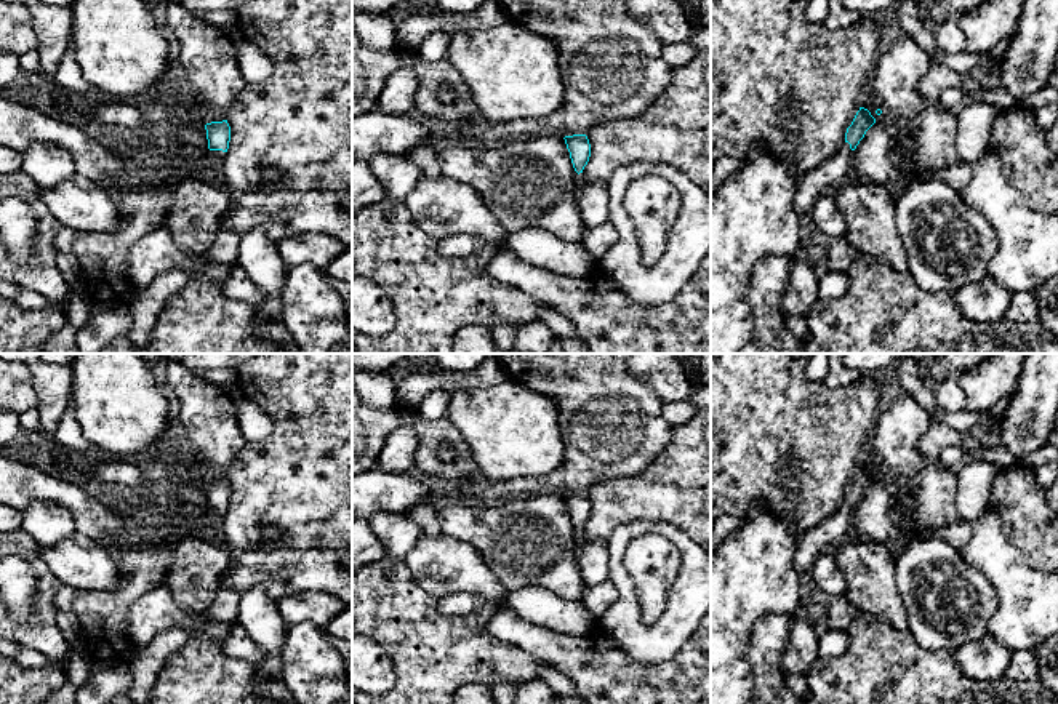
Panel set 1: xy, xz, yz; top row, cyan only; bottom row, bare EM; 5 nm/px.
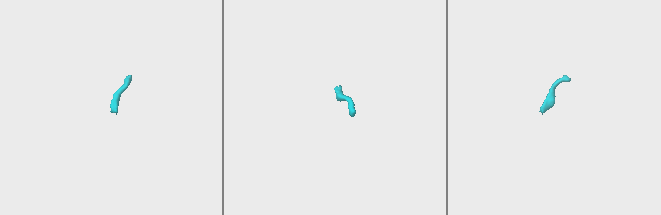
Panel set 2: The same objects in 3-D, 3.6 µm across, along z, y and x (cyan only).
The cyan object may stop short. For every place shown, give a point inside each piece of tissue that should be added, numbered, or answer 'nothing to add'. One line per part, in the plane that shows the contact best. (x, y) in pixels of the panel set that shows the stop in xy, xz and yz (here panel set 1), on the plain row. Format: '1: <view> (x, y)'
1: xy (216, 516)

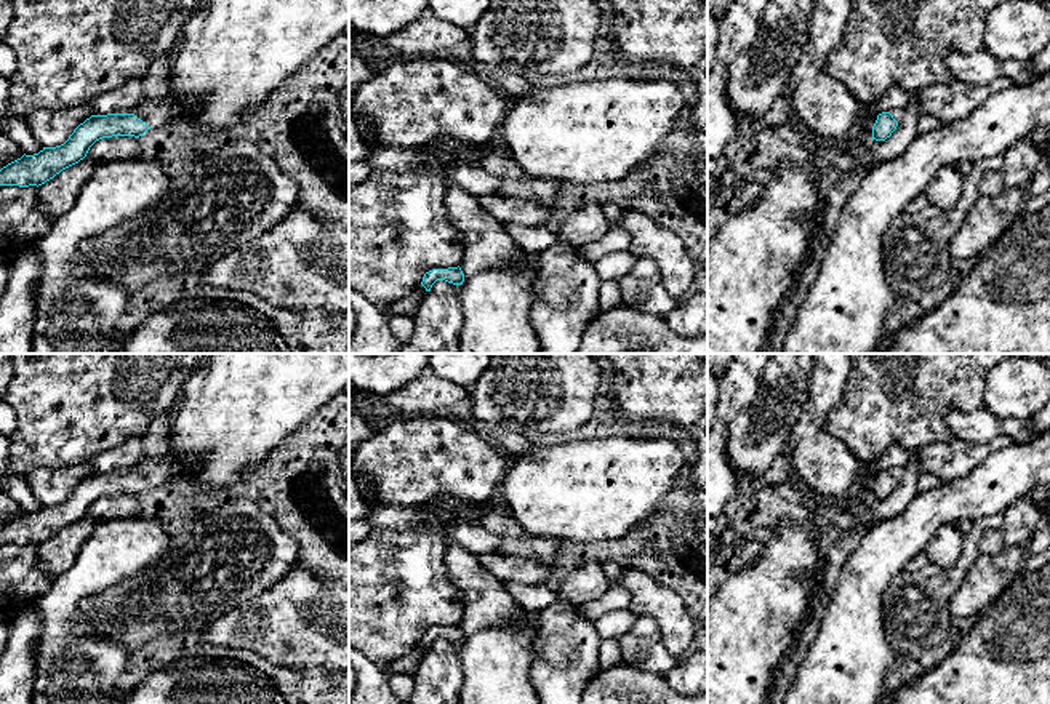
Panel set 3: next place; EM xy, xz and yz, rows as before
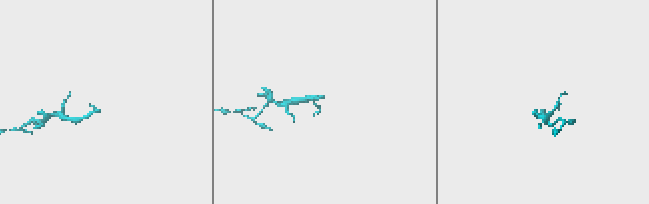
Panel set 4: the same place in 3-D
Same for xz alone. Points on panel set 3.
nothing to add

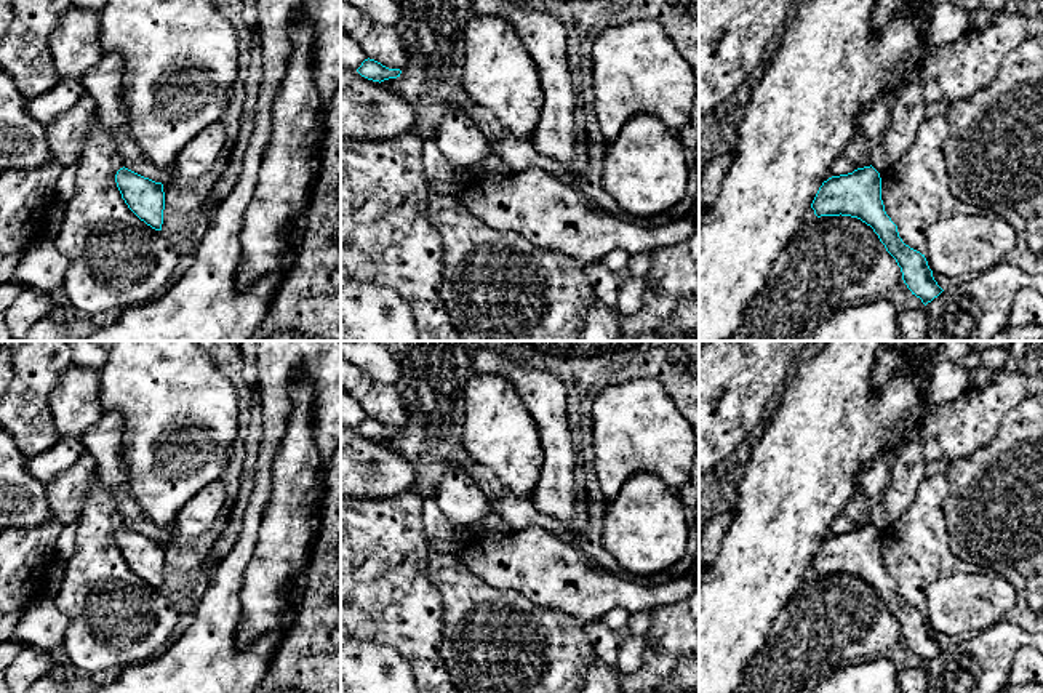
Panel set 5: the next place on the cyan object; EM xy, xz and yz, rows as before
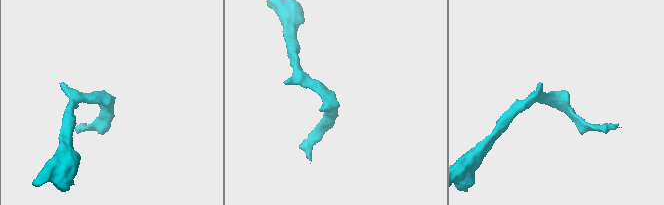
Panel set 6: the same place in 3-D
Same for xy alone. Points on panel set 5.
nothing to add

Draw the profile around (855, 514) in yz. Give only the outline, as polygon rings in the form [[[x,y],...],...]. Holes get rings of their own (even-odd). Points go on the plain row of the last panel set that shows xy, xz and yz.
[[[856,493],[846,504],[845,512],[832,522],[832,533],[848,533],[864,525],[870,525],[870,514],[865,512],[864,495]]]

